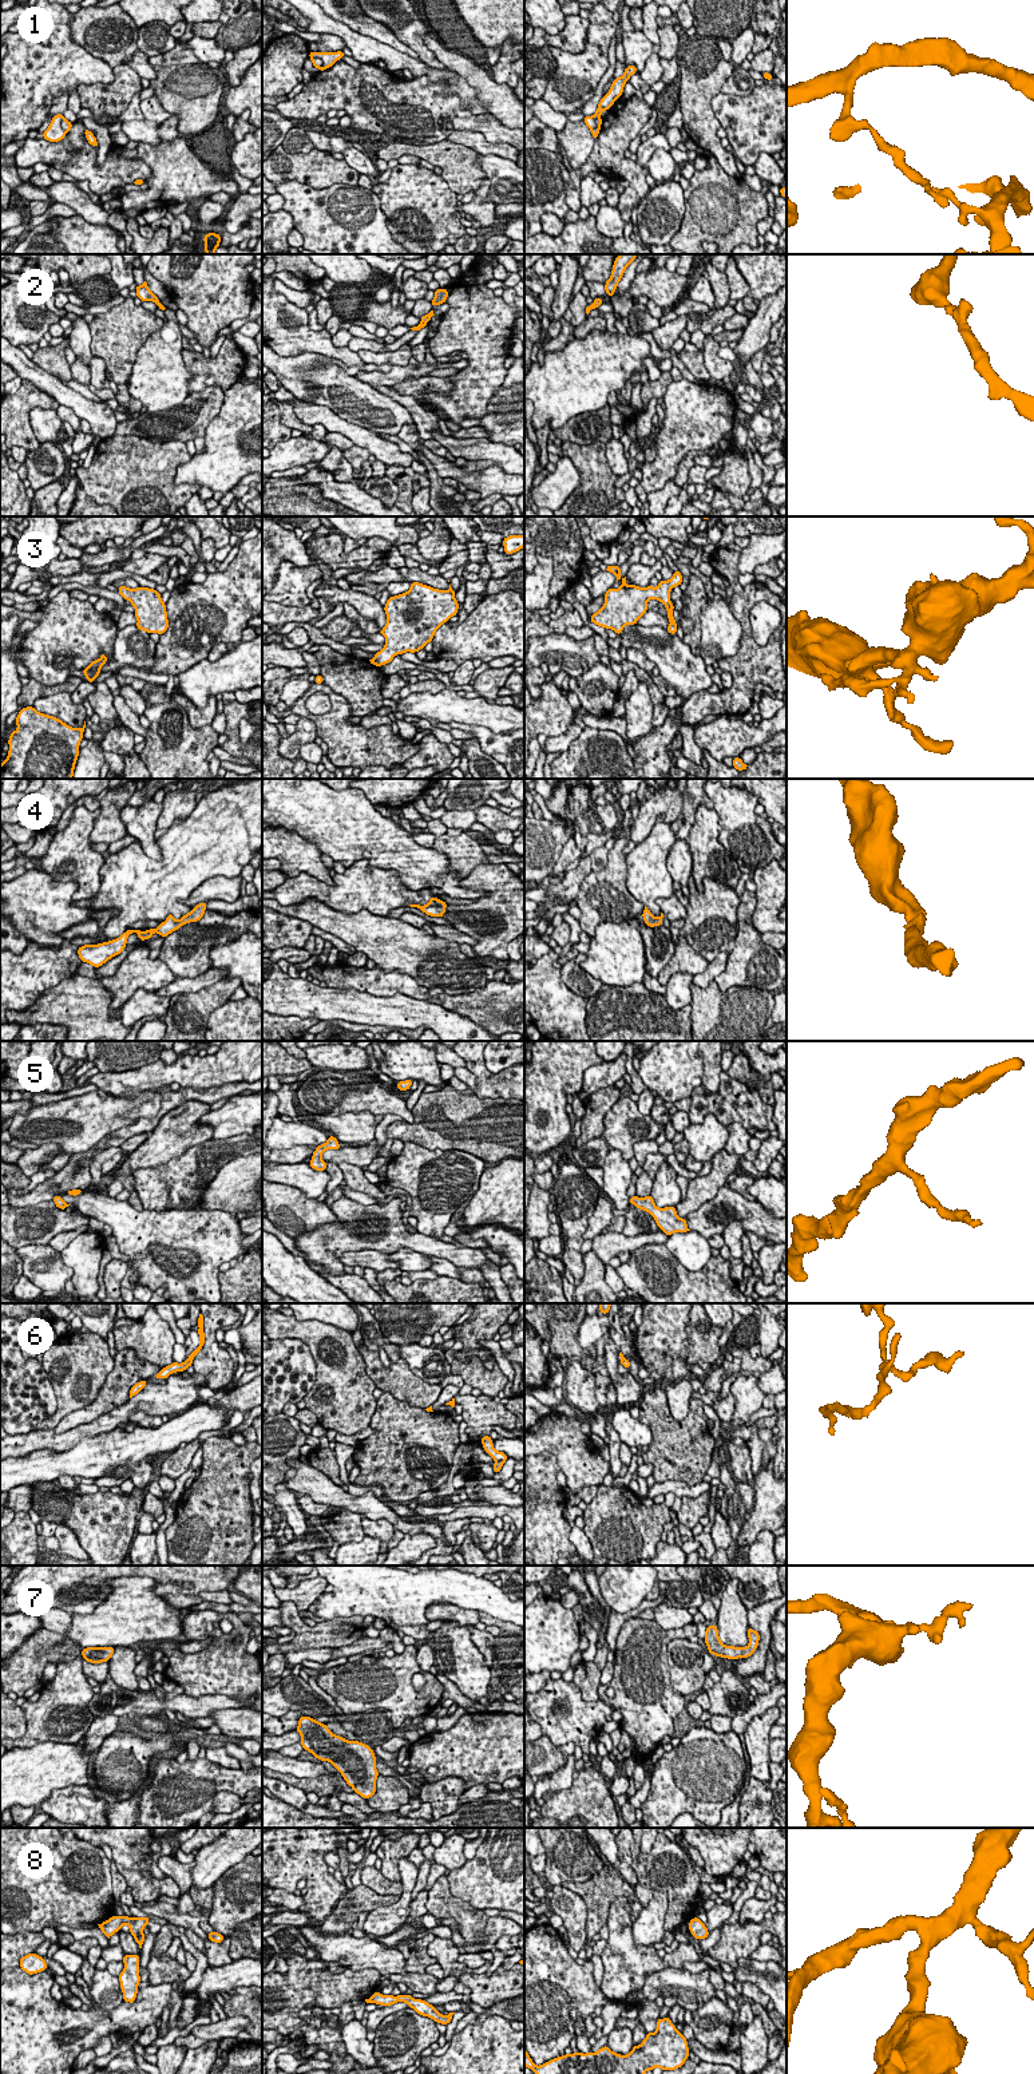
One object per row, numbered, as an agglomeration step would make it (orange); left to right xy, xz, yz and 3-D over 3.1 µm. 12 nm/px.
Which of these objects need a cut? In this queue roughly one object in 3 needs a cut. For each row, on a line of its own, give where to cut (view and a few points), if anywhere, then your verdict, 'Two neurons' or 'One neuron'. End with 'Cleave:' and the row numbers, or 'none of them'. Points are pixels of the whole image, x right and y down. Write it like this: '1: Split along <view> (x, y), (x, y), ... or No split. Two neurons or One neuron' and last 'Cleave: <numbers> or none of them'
1: Split along xy (63, 117), (62, 129), (66, 133). Two neurons
2: No split. One neuron
3: No split. One neuron
4: No split. One neuron
5: No split. One neuron
6: Split along xy (187, 1358), (191, 1361). Two neurons
7: No split. One neuron
8: No split. One neuron
Cleave: 1, 6

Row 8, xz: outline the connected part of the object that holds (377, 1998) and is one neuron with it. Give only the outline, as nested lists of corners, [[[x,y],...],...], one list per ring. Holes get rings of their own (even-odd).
[[[379,1991],[372,1994],[371,1998],[365,1999],[367,2003],[381,2004],[383,2007],[395,2004],[397,2002],[405,2002],[411,2008],[413,2008],[419,2015],[432,2018],[436,2023],[448,2024],[452,2020],[452,2015],[455,2012],[449,2012],[448,2015],[440,2014],[435,2006],[429,2004],[425,2000],[415,1999],[409,1994],[405,1995],[381,1995]]]

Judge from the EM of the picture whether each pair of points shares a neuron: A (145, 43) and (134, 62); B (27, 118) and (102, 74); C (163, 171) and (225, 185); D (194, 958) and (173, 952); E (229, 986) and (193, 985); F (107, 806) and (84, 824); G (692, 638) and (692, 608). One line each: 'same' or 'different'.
A: different
B: same
C: same
D: same
E: different
F: different
G: same

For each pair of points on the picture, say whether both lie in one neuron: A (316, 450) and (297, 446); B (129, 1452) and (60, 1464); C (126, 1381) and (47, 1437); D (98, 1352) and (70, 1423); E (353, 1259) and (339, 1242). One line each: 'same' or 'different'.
A: same
B: same
C: different
D: different
E: different

